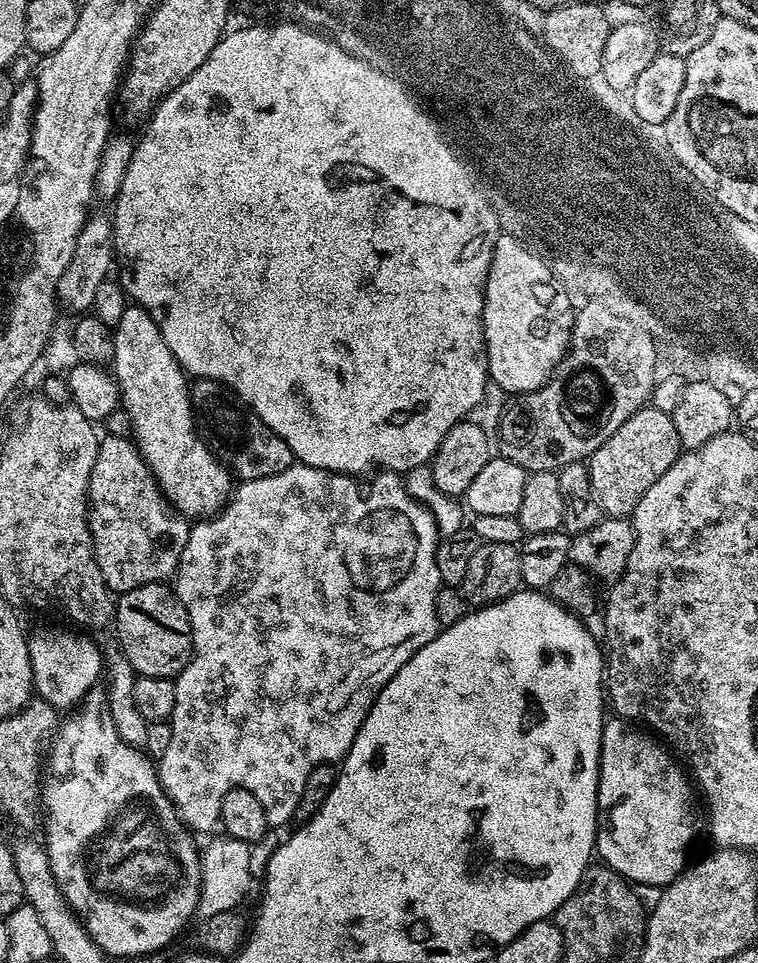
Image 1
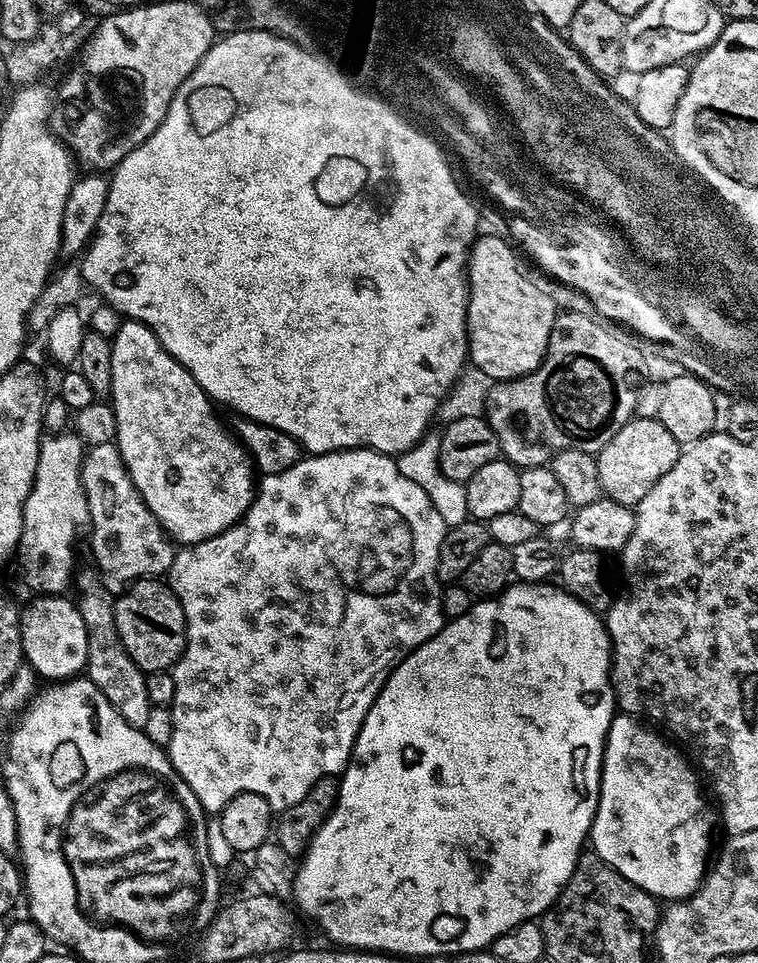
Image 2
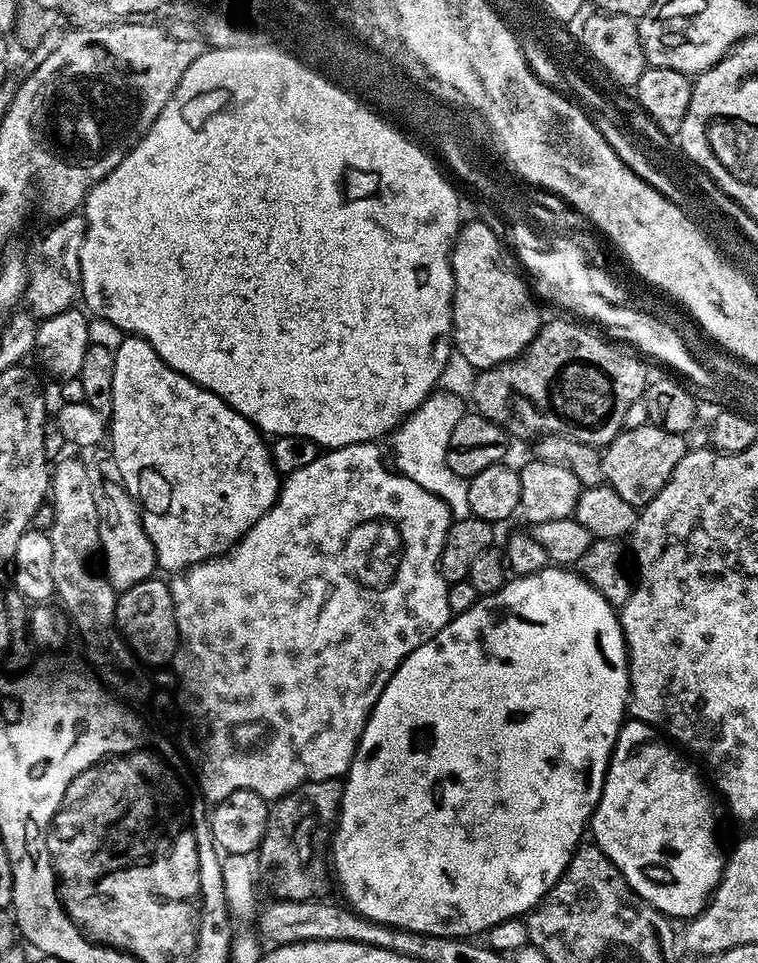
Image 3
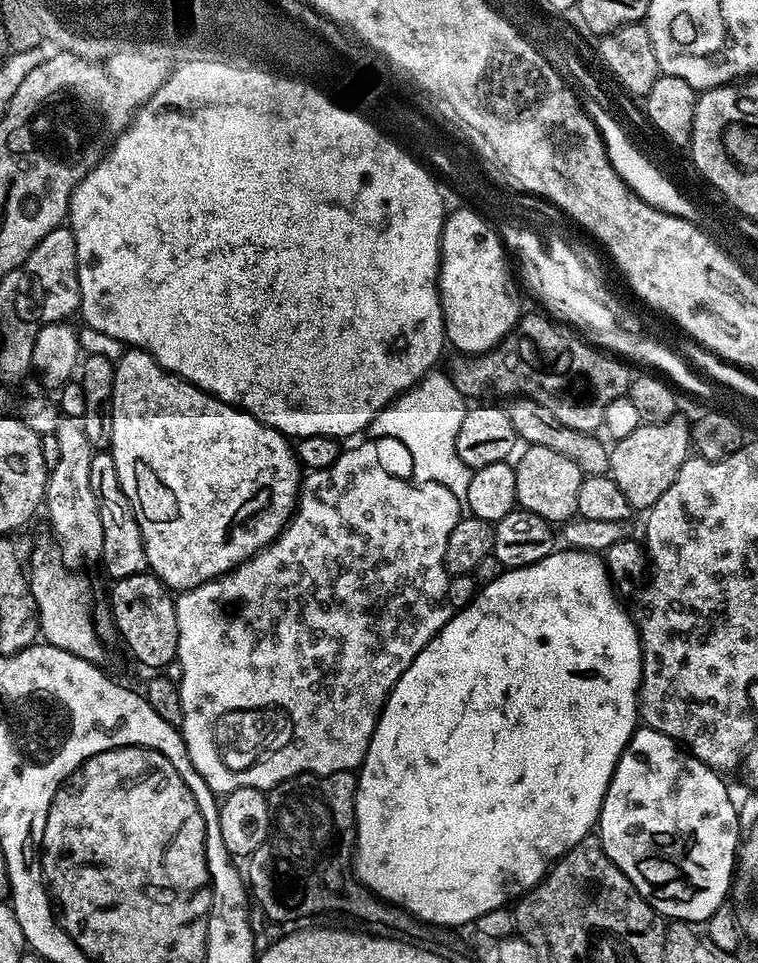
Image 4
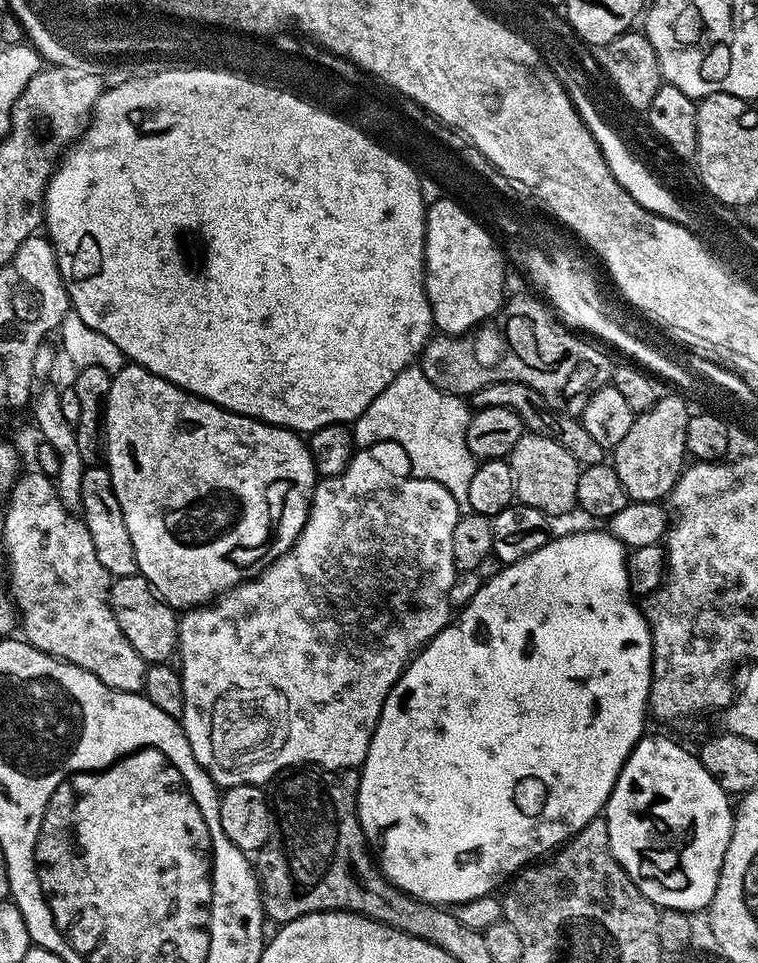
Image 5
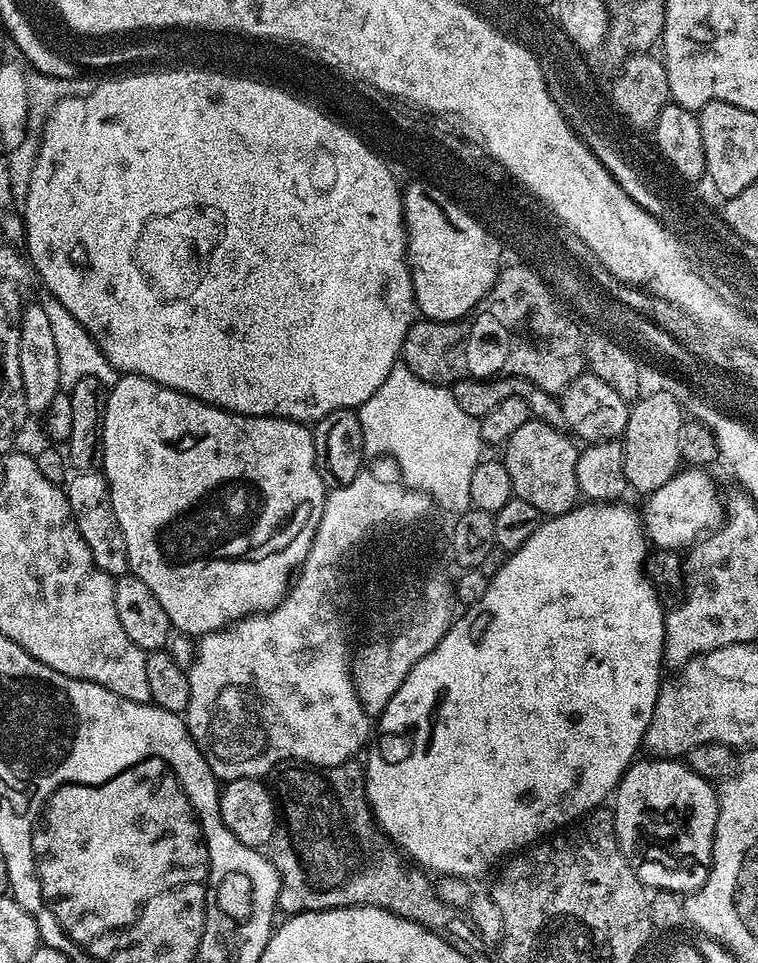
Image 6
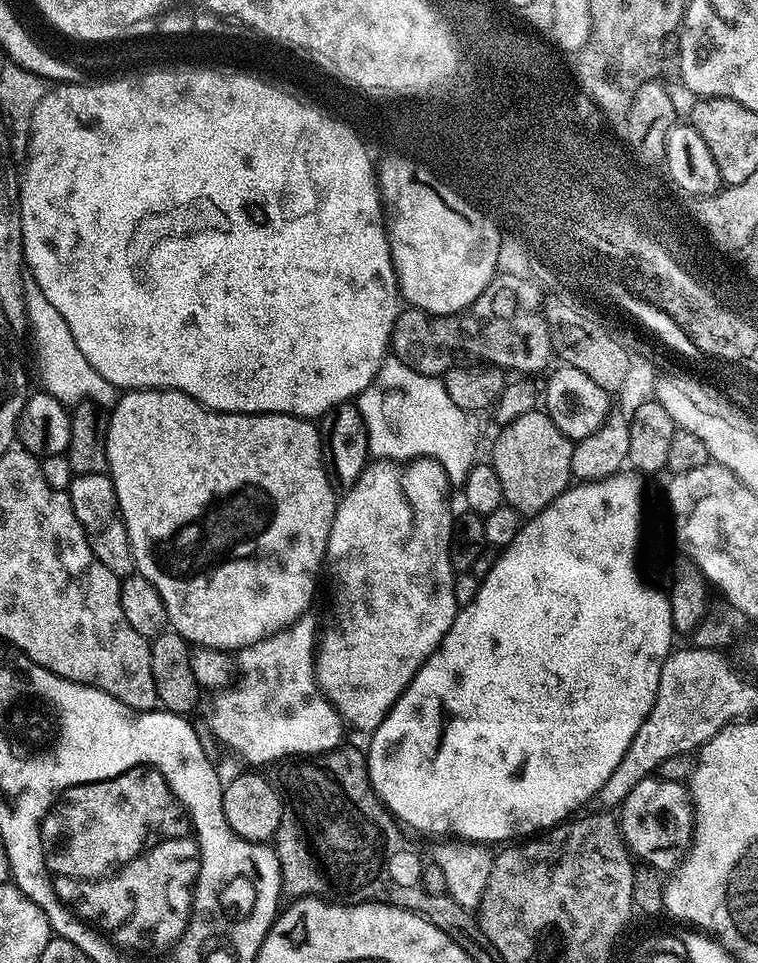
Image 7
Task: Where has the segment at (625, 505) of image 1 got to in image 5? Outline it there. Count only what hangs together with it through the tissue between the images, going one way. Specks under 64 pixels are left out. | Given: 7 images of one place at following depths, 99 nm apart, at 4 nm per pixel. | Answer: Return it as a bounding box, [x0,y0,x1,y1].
[611,395,690,504]

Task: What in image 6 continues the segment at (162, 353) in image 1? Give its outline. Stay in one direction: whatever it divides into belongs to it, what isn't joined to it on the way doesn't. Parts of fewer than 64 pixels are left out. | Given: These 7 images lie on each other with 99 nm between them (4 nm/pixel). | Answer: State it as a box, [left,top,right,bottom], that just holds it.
[102,375,326,638]

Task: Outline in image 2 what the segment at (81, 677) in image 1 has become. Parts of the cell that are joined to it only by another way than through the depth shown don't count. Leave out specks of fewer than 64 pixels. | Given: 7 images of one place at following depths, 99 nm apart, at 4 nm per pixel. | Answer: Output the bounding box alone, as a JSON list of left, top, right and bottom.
[20,595,89,682]

